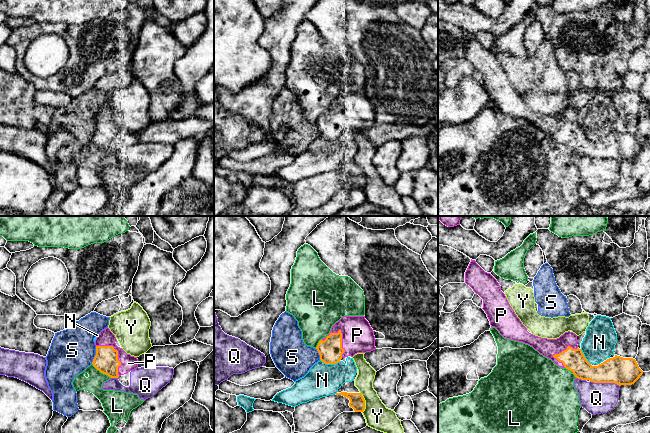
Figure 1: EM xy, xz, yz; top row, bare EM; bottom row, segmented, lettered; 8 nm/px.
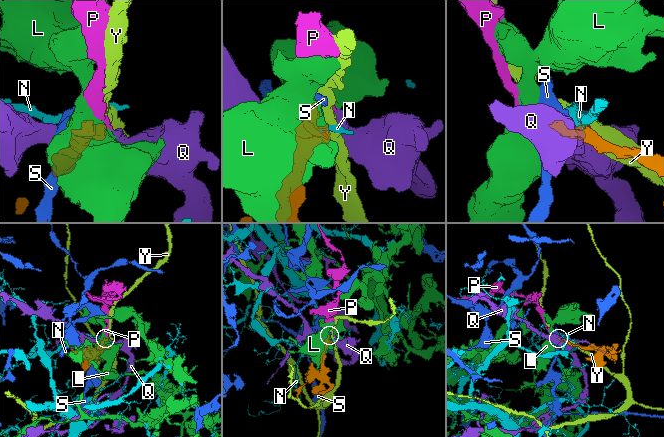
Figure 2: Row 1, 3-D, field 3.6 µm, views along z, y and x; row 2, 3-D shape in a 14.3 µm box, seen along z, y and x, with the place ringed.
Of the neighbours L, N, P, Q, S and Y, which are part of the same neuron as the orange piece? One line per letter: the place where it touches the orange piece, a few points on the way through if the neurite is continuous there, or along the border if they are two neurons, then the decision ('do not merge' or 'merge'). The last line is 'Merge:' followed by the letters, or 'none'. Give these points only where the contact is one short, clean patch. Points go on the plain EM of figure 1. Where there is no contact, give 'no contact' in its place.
L: contact xy (101, 148); do not merge
N: contact xz (330, 139); do not merge
P: contact xy (117, 129); merge
Q: contact yz (605, 158); do not merge
S: contact xy (95, 131); border xy (96, 122), (96, 130), (91, 139); do not merge
Y: contact xz (364, 178); border xz (360, 168), (364, 176), (364, 186), (362, 188); do not merge
Merge: P

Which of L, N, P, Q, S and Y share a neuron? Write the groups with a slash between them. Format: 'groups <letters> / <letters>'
groups L / N / P / Q / S / Y

